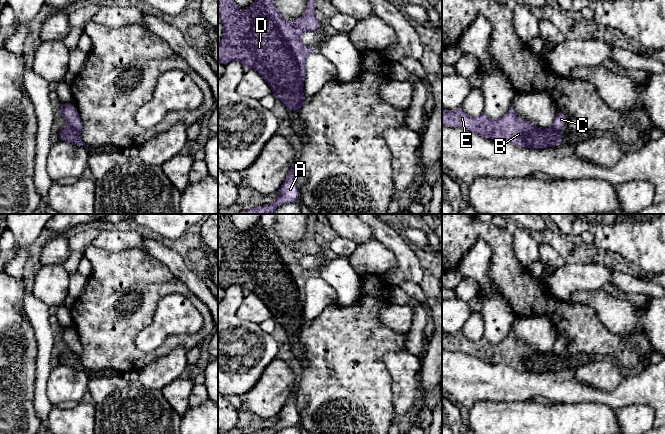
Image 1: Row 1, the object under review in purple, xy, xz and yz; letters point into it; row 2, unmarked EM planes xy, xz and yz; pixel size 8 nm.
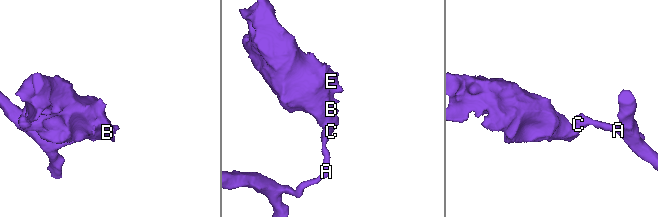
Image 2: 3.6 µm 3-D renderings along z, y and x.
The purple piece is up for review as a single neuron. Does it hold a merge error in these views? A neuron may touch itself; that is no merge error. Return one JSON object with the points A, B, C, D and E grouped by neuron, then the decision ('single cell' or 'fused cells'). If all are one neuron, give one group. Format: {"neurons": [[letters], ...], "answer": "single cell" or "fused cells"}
{"neurons": [["A", "C"], ["B", "D", "E"]], "answer": "fused cells"}

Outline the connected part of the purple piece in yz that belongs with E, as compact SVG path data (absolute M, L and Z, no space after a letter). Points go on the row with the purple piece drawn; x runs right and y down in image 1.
M511 105L508 112L500 119L491 119L484 112L476 117L468 115L462 106L455 110L442 110L442 125L448 127L459 127L470 132L477 133L483 137L493 140L504 140L518 147L543 149L558 145L563 142L563 134L552 127L547 129L536 128L531 122L520 119L516 116Z

